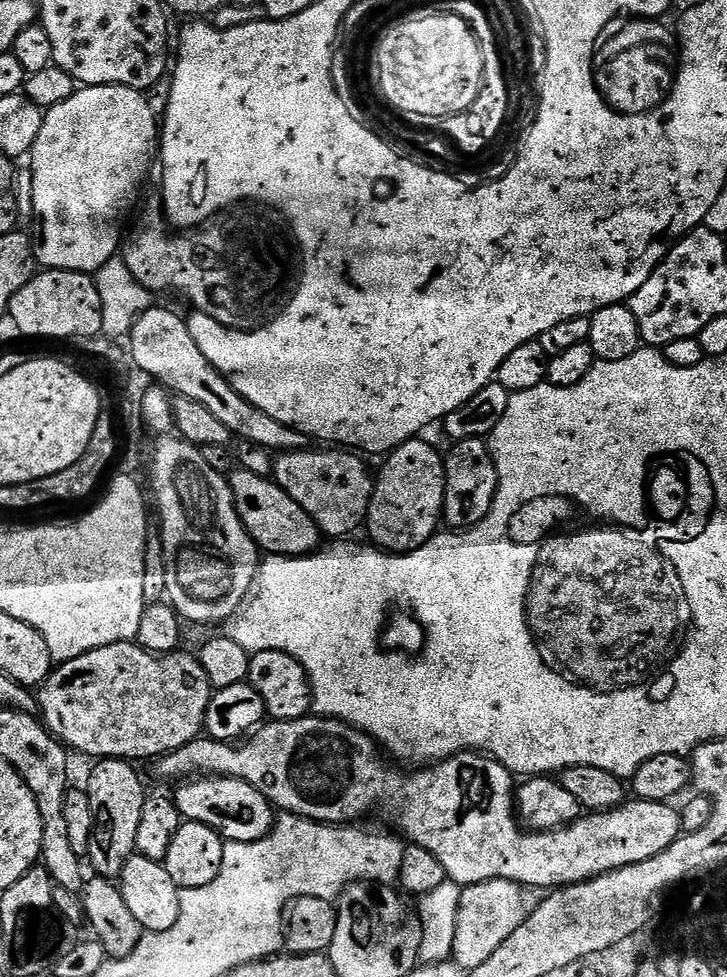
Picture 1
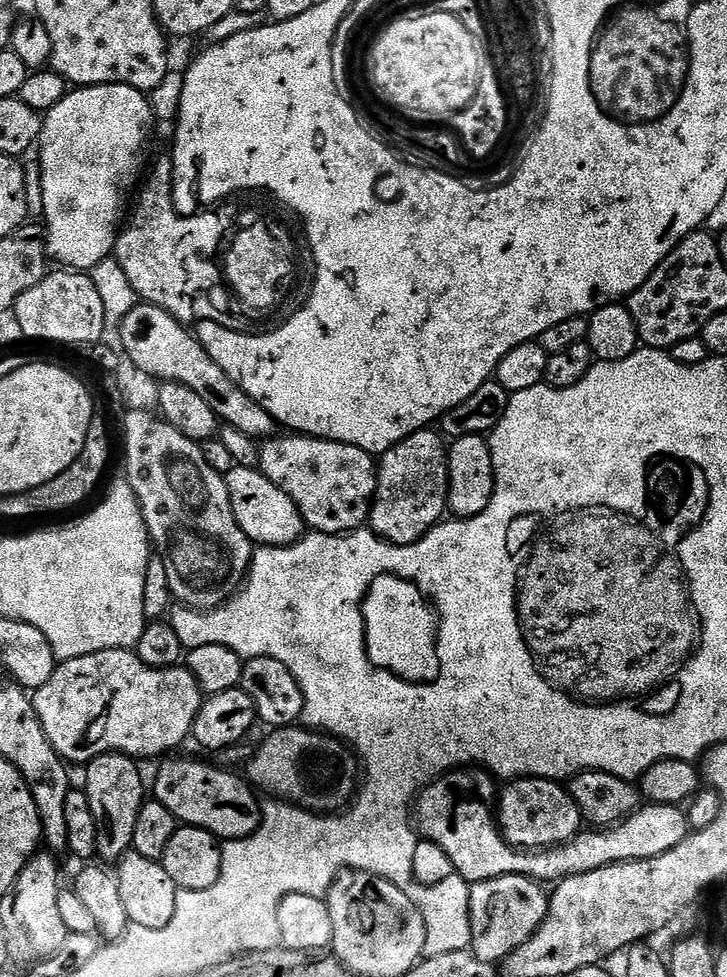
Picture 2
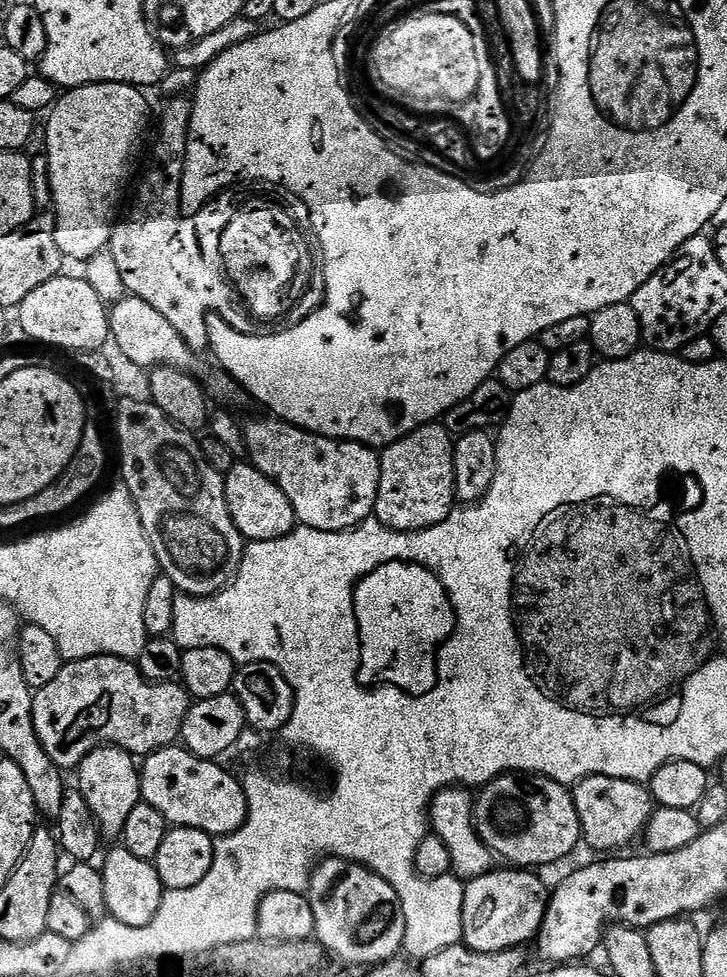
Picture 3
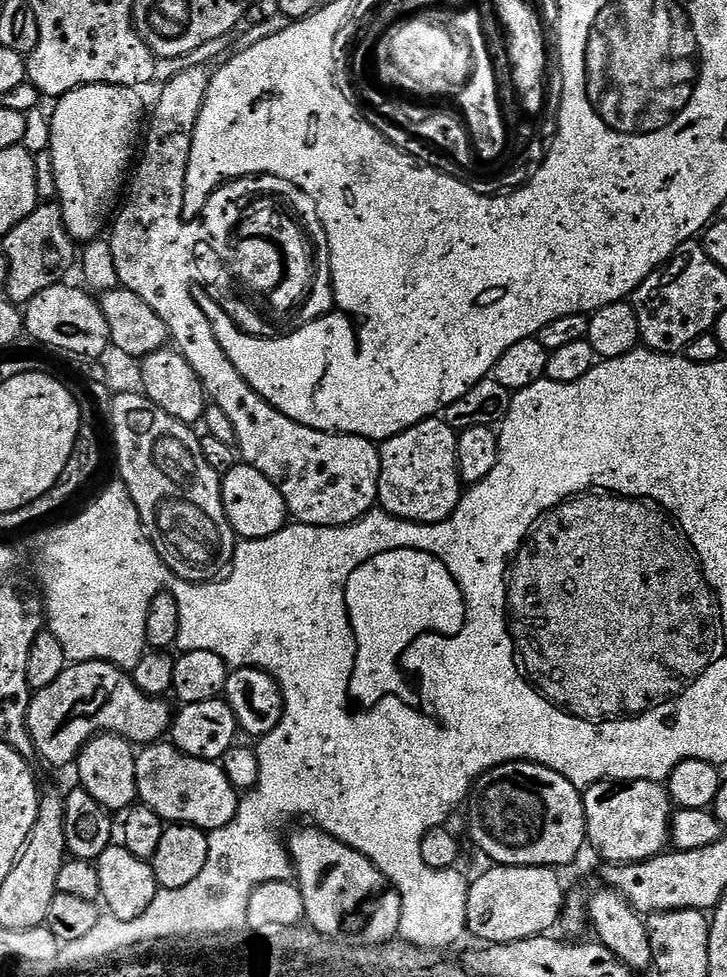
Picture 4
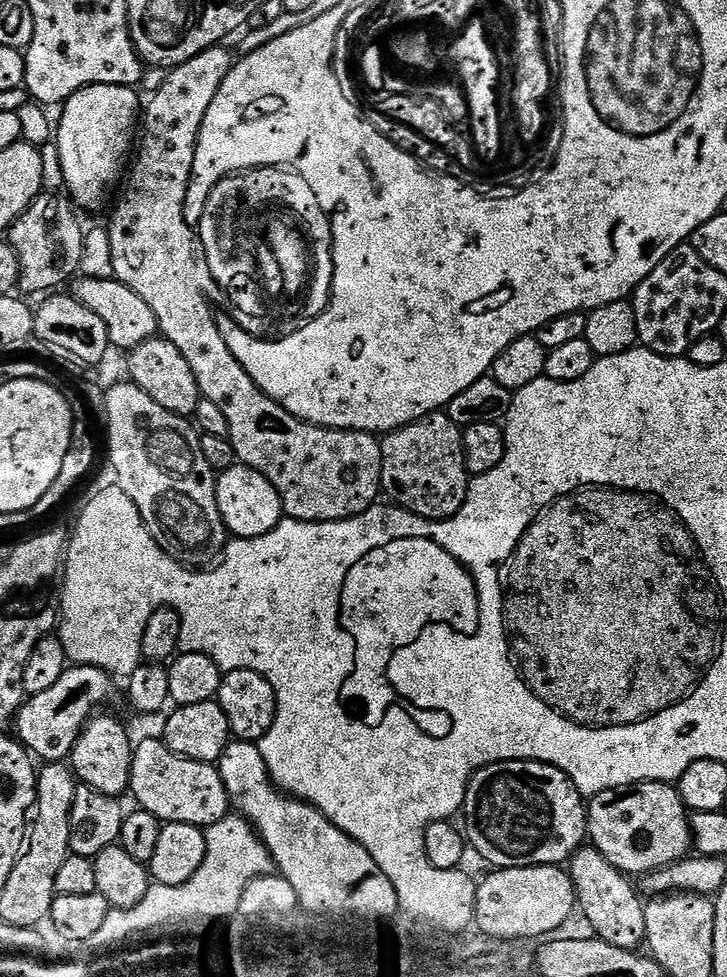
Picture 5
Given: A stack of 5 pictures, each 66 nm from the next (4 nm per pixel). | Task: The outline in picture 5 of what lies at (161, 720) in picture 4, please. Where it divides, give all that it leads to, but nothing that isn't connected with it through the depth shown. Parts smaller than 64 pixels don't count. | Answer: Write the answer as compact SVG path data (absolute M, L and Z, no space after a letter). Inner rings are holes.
M69 667L62 678L58 678L58 682L50 686L50 690L42 690L42 694L34 694L25 699L14 721L15 735L33 757L41 756L41 761L44 762L67 761L76 739L89 720L93 719L94 713L100 710L95 708L100 708L107 702L112 683L113 677L100 668Z

